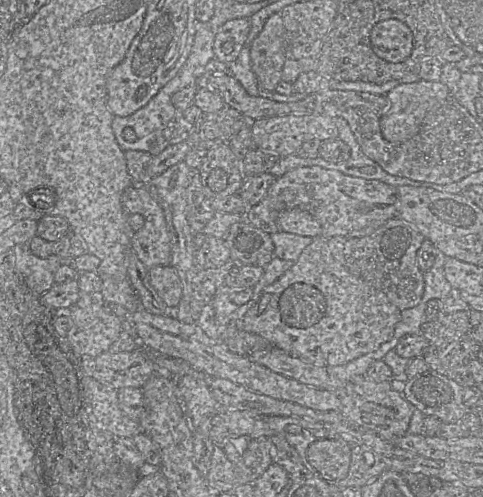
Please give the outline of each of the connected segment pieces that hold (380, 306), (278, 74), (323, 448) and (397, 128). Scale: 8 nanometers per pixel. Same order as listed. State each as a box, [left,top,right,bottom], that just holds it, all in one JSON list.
[[240,238,401,368],[250,13,285,94],[307,440,351,479],[380,80,450,143]]

